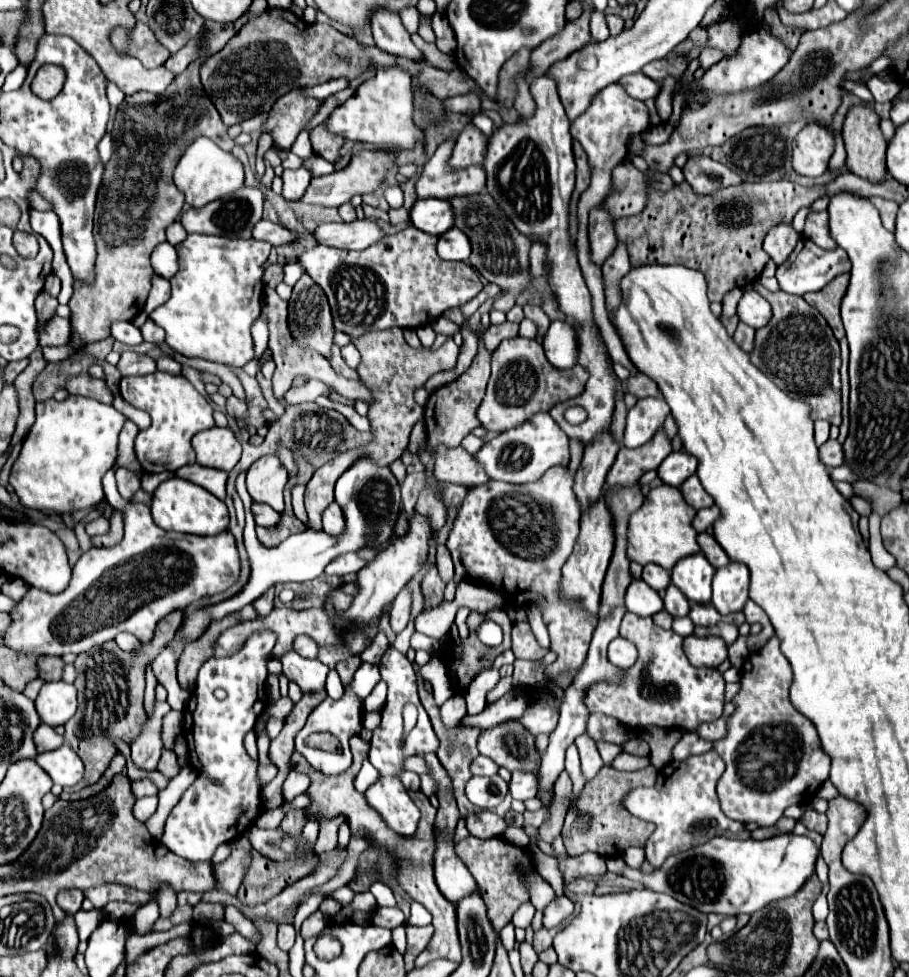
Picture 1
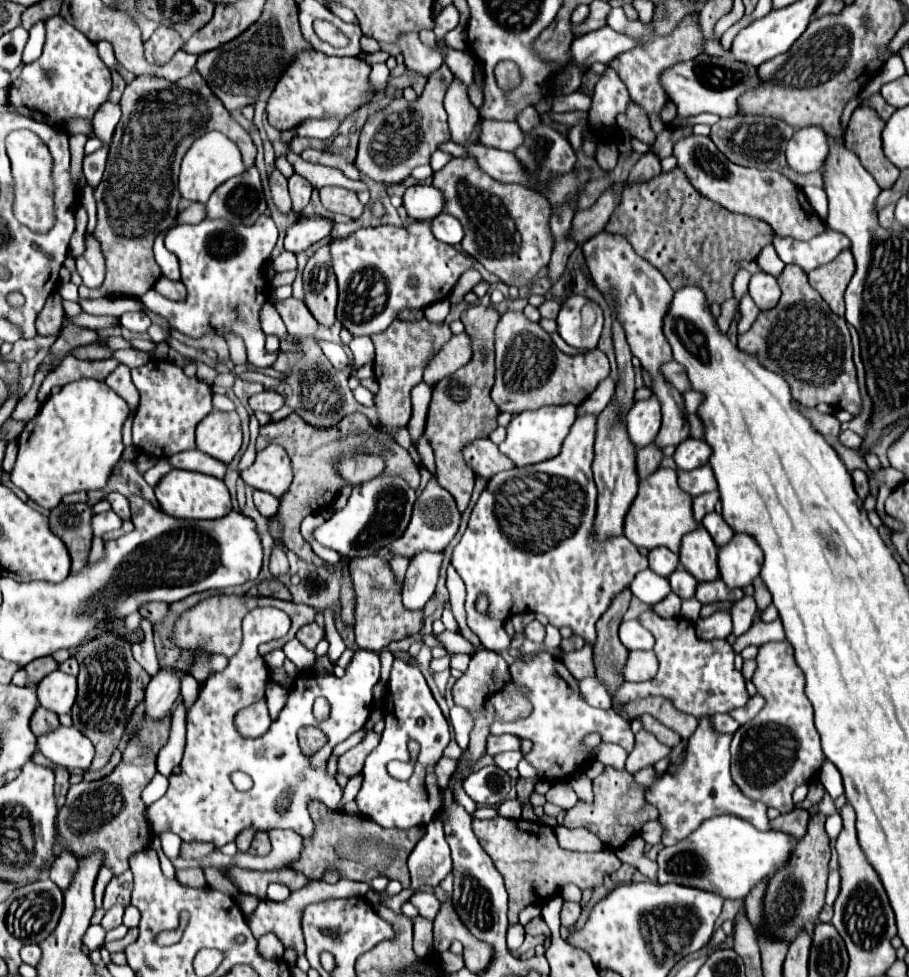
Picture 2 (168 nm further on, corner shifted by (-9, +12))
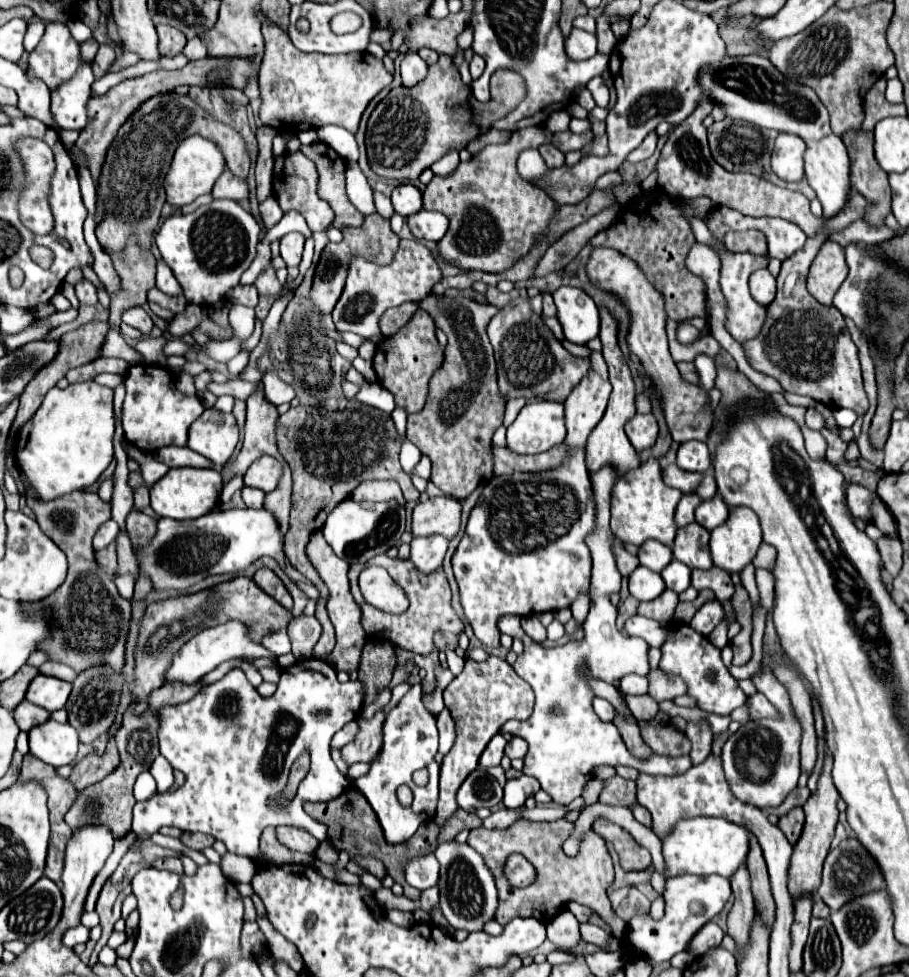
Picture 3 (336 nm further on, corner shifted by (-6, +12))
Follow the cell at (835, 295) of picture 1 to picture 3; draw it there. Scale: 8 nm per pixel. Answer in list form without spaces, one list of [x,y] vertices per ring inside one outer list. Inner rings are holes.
[[[825,241],[811,265],[807,289],[821,305],[829,307],[833,305],[837,289],[847,279],[847,273],[849,267],[845,261],[845,249],[839,243]]]

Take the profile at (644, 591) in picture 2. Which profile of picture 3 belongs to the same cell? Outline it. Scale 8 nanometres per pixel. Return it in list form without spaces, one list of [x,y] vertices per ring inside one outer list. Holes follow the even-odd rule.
[[[637,567],[629,575],[629,593],[639,601],[653,601],[663,591],[665,591],[665,581],[661,579],[659,573],[647,567]]]

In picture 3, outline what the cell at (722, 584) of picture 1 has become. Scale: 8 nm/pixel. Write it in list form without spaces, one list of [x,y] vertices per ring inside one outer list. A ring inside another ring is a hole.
[[[733,509],[729,521],[711,531],[713,565],[731,573],[741,573],[757,555],[761,545],[761,523],[751,509]]]

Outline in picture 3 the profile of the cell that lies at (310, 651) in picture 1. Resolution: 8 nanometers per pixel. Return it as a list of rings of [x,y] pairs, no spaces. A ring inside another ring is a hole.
[[[295,617],[287,627],[289,639],[293,643],[295,659],[309,659],[313,655],[313,647],[321,635],[321,625],[315,617]]]

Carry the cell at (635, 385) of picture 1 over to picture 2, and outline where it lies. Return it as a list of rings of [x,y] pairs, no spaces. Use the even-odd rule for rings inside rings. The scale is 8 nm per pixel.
[[[676,361],[666,363],[666,365],[662,367],[662,373],[664,373],[664,377],[666,377],[678,391],[682,391],[682,393],[690,391],[690,381],[688,381],[688,377],[686,377],[686,369],[682,369],[682,365],[678,365]]]

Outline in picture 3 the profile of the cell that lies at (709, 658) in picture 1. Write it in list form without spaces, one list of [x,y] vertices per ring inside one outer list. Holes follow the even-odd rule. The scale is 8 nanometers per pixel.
[[[709,601],[705,603],[697,613],[695,617],[691,619],[691,627],[697,631],[697,633],[703,633],[705,637],[723,621],[725,613],[723,613],[723,607],[719,601]]]

